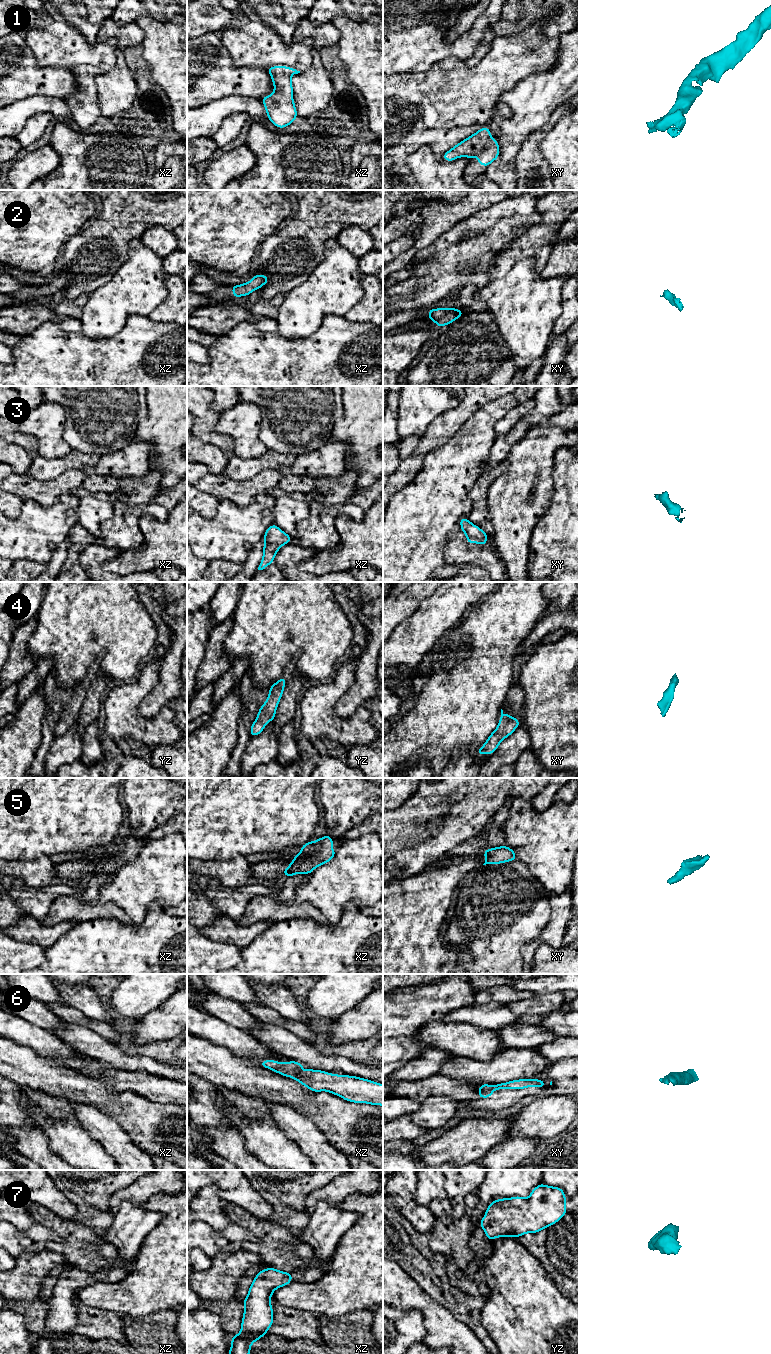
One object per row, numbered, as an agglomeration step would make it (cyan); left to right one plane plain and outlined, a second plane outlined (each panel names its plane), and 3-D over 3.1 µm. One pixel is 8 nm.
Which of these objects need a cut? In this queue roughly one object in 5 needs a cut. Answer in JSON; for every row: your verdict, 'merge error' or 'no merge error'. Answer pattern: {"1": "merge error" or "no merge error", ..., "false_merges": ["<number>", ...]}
{"1": "no merge error", "2": "no merge error", "3": "no merge error", "4": "no merge error", "5": "no merge error", "6": "no merge error", "7": "no merge error", "false_merges": []}

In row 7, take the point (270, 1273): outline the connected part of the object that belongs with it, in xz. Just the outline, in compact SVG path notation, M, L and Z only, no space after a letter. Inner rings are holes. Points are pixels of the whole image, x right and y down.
M266 1268L255 1276L242 1302L245 1306L242 1330L230 1338L232 1346L229 1354L250 1354L252 1343L268 1334L267 1330L274 1322L270 1298L274 1290L292 1282L292 1275L275 1268Z

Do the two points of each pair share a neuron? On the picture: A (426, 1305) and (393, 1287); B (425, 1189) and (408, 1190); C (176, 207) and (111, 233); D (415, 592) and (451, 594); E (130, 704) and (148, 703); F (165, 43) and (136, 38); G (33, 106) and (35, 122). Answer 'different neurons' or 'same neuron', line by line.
A: same neuron
B: different neurons
C: same neuron
D: different neurons
E: different neurons
F: different neurons
G: different neurons

